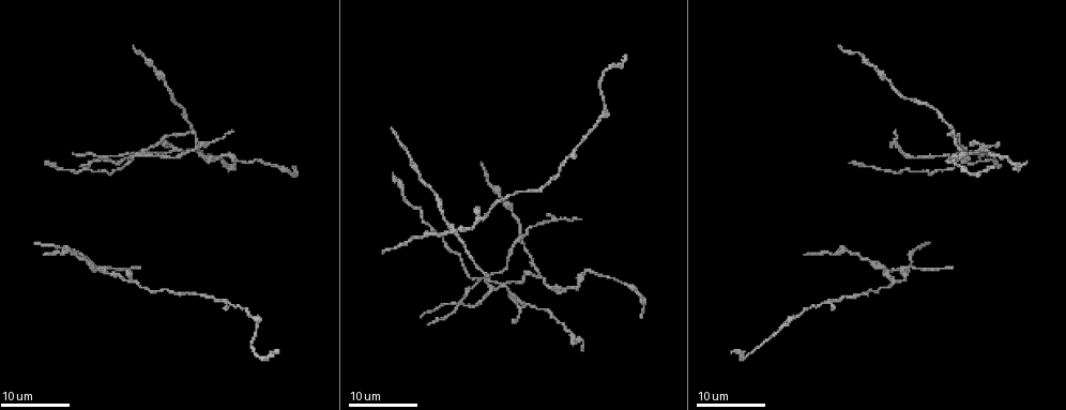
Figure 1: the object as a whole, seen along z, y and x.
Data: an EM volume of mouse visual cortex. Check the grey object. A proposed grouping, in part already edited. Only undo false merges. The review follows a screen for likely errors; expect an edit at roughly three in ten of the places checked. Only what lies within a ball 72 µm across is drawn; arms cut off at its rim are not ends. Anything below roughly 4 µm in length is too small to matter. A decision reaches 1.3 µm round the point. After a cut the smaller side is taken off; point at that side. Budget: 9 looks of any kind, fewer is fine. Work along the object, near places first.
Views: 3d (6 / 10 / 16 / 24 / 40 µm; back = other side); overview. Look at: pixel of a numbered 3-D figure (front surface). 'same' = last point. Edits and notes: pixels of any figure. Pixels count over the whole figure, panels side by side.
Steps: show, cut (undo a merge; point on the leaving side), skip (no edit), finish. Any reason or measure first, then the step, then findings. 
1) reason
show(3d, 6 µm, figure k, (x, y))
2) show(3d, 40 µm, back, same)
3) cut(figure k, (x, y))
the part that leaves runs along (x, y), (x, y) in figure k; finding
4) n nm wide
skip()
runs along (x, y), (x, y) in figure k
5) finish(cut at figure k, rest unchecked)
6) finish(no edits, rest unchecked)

looks like a crossing
show(3d, 16 µm, figure 1, (105, 271))

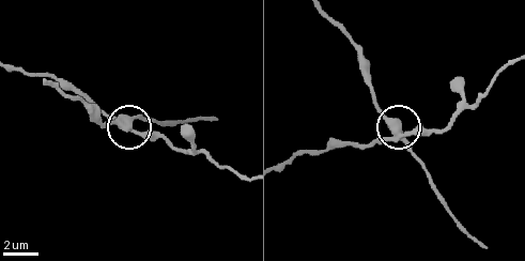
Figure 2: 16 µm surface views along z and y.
show(3d, 10 µm, figure 2, (128, 129))

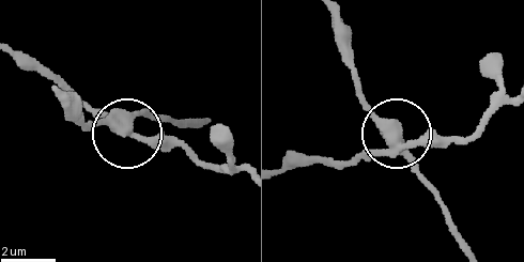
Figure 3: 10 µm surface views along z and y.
skip()
all the same neuron

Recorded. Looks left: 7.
thin arm on a thick one
show(3d, 24 µm, figure 1, (572, 151))

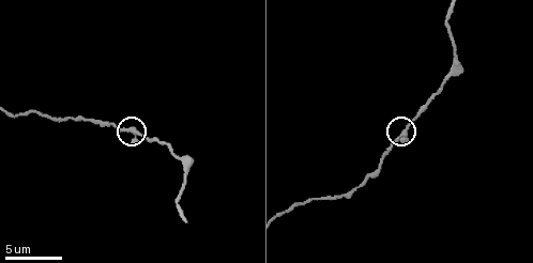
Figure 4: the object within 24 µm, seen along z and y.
show(3d, 6 µm, figure 4, (404, 130))

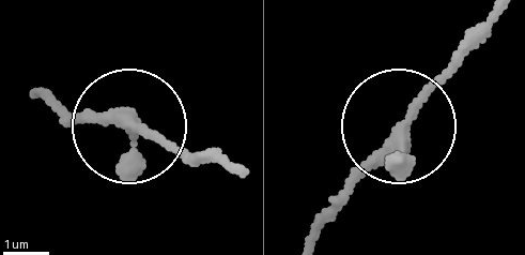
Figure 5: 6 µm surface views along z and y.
3 arms
skip()
runs along (306, 235), (482, 43) in figure 5; all the same neuron

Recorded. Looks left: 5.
thick turns thin
show(3d, 16 µm, figure 1, (891, 284))

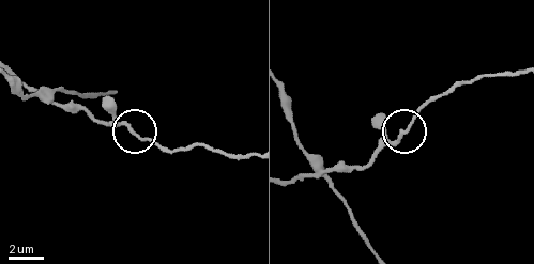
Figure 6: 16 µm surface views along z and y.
closer look
show(3d, 6 µm, figure 6, (404, 133))

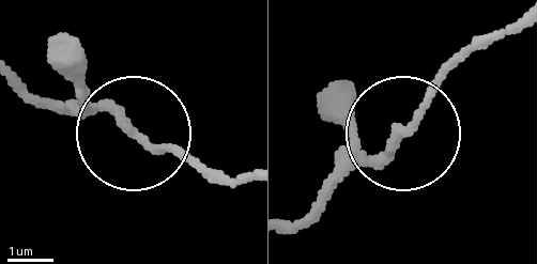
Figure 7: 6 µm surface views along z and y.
skip()
runs along (287, 229), (389, 149), (501, 27) in figure 7; all the same neuron

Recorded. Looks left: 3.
three arms meet
show(3d, 16 µm, figure 1, (191, 127))

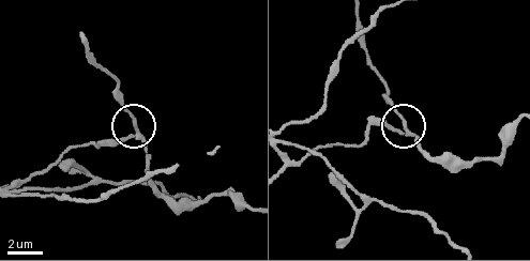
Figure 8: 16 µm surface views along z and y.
closer look
show(3d, 10 µm, figure 8, (136, 126))

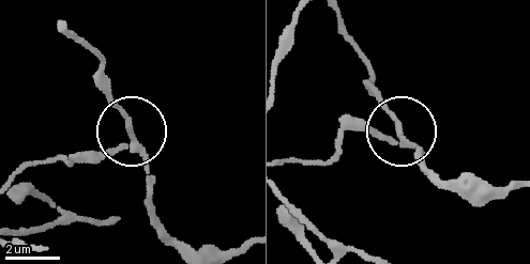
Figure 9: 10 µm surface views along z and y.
cut(figure 9, (82, 158))
two neurons meet here

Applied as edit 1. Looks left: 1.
show(3d, 10 µm, figure 8, (169, 201))

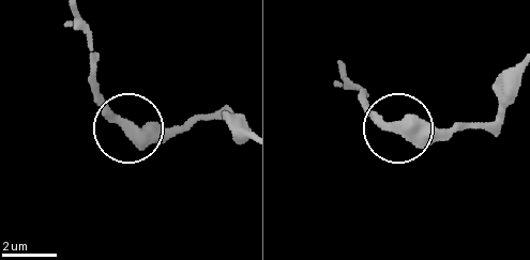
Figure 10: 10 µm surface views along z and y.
skip()
continuous, no second neuron

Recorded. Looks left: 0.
finish(cut at figure 9, rest unchecked)

